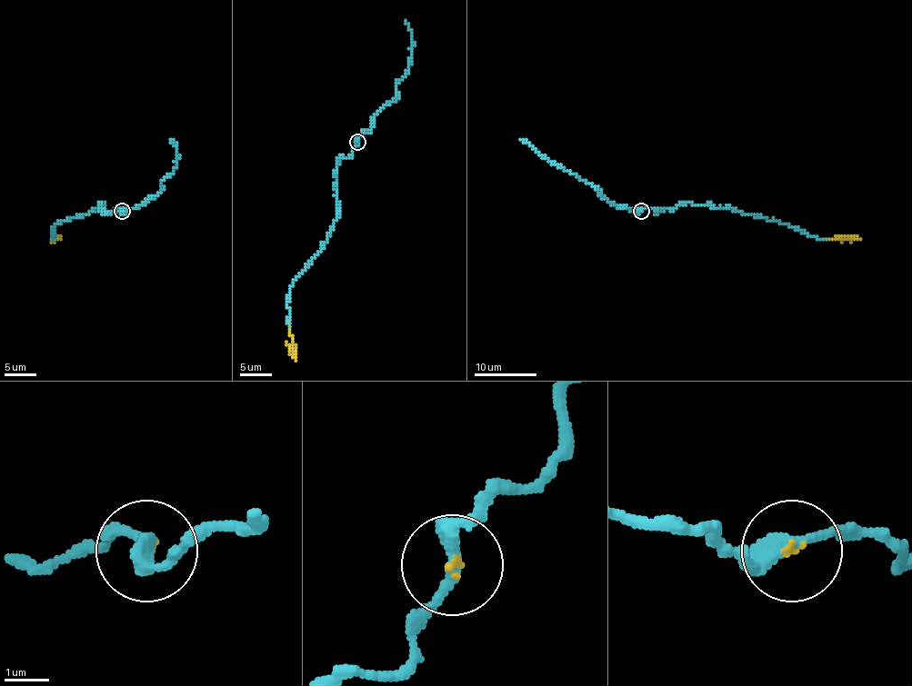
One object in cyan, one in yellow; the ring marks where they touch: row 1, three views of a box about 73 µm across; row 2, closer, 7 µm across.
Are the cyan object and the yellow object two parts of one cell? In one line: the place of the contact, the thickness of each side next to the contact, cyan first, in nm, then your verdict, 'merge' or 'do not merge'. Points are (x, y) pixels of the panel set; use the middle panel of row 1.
at (357, 142); 320 nm thick on the cyan side, 90 nm on the other; merge

